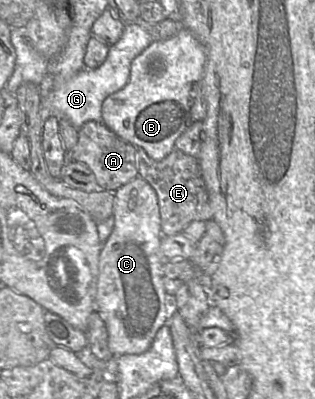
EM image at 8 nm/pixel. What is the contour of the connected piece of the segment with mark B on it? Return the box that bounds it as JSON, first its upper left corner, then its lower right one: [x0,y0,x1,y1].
[101,28,207,159]

